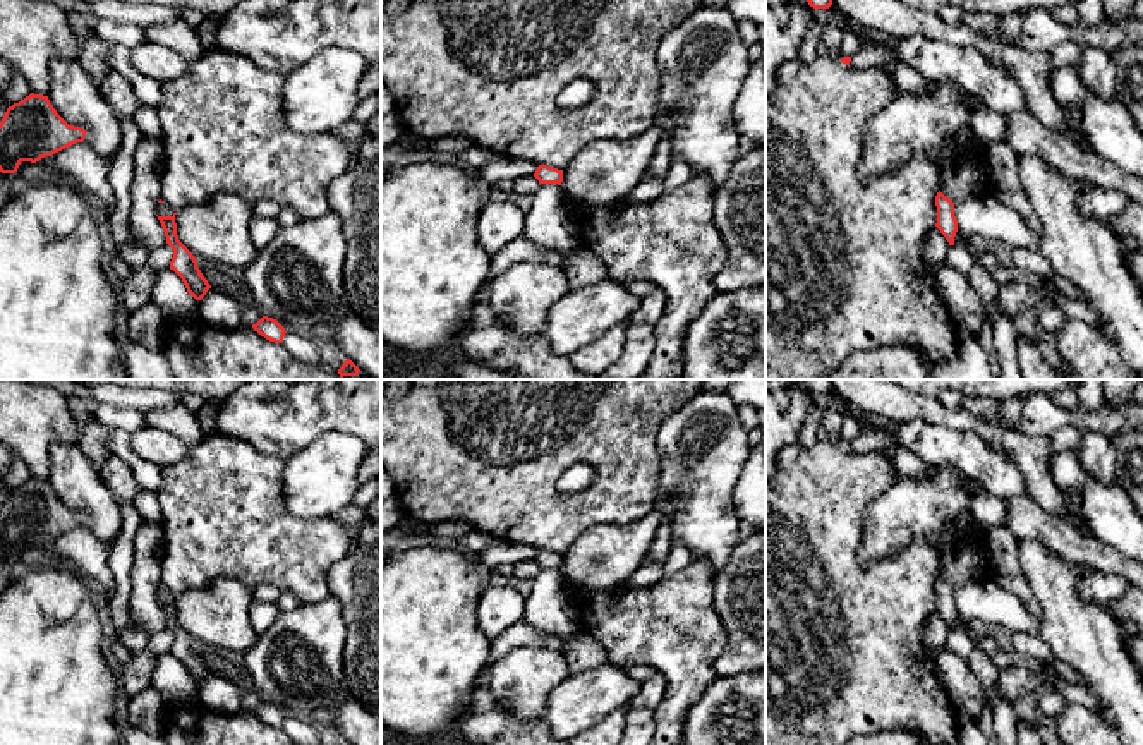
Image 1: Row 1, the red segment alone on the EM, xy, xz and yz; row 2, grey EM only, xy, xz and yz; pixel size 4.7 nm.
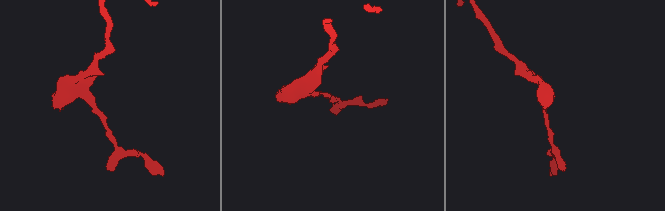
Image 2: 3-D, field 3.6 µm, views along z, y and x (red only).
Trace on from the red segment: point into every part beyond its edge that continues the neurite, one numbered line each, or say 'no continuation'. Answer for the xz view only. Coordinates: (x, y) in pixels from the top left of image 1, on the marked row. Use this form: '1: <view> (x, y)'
no continuation

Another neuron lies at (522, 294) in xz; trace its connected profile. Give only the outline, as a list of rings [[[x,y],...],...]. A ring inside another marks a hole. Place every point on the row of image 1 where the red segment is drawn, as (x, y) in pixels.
[[[518,261],[489,283],[487,294],[501,324],[518,335],[541,333],[549,309],[570,292],[563,266]]]

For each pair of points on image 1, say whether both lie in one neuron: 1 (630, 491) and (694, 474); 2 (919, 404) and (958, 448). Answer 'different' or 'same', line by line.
1: different
2: different

